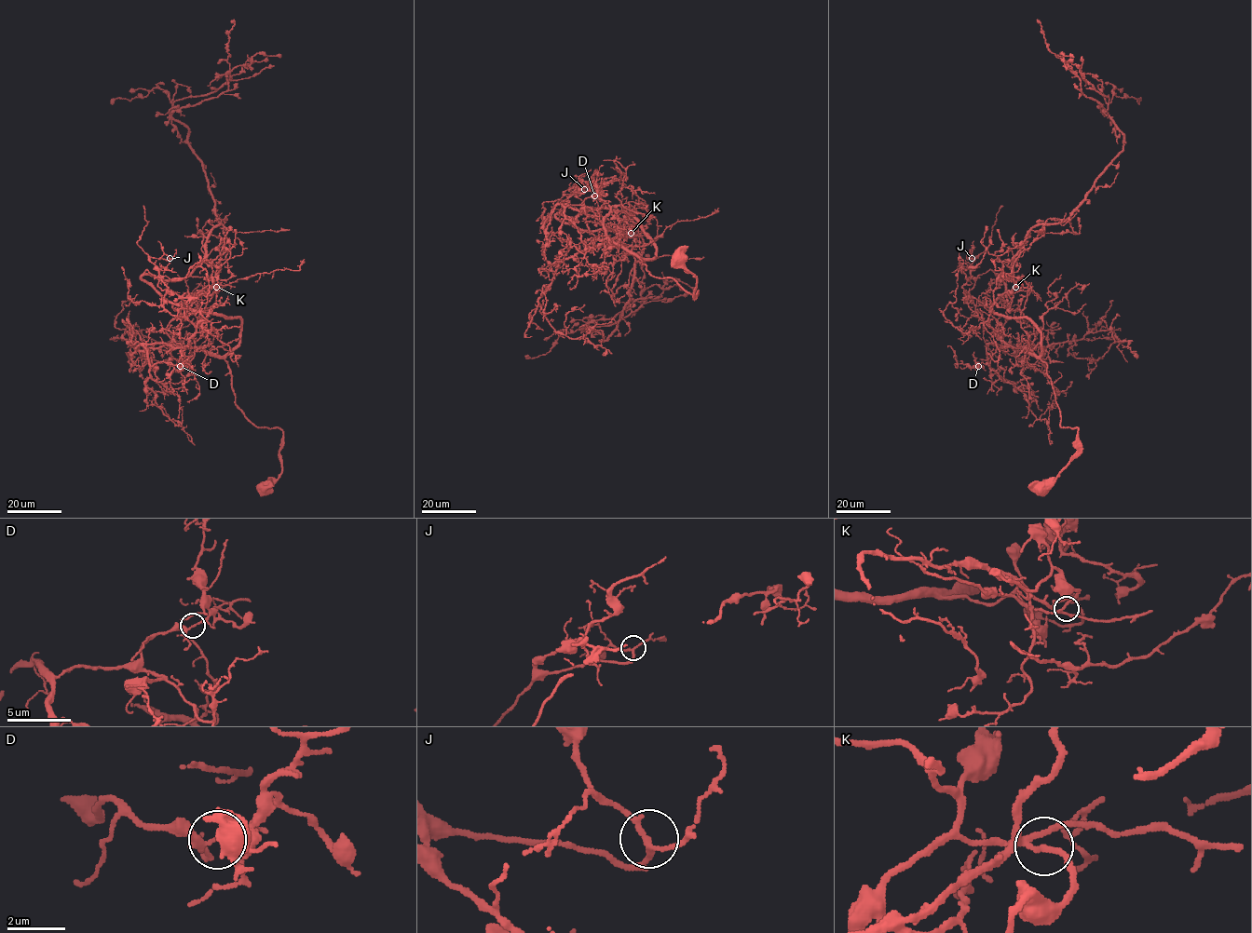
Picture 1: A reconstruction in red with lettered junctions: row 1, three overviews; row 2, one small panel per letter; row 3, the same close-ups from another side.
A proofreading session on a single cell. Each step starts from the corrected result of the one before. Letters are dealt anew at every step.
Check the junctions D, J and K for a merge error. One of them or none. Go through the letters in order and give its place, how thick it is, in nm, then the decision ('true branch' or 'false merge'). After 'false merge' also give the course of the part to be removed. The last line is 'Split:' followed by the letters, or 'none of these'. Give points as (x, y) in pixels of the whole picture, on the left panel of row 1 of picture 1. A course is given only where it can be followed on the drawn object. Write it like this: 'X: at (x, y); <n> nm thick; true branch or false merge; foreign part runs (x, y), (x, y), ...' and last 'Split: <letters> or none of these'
D: at (180, 366); 180 nm thick; false merge; foreign part runs (181, 366), (183, 364), (183, 352), (185, 345), (188, 346)
J: at (170, 258); 160 nm thick; true branch
K: at (216, 287); 170 nm thick; true branch
Split: D

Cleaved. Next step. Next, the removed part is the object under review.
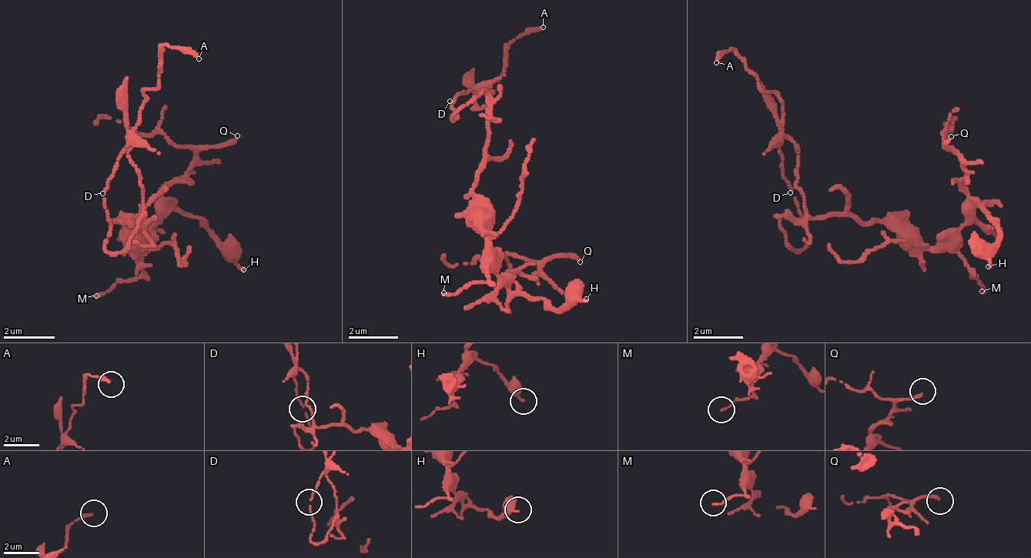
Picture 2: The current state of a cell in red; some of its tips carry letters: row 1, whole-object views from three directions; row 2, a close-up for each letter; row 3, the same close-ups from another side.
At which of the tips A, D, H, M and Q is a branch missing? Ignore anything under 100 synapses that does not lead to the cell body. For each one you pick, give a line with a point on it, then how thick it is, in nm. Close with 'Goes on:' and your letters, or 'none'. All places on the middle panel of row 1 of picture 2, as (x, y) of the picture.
Goes on: none

